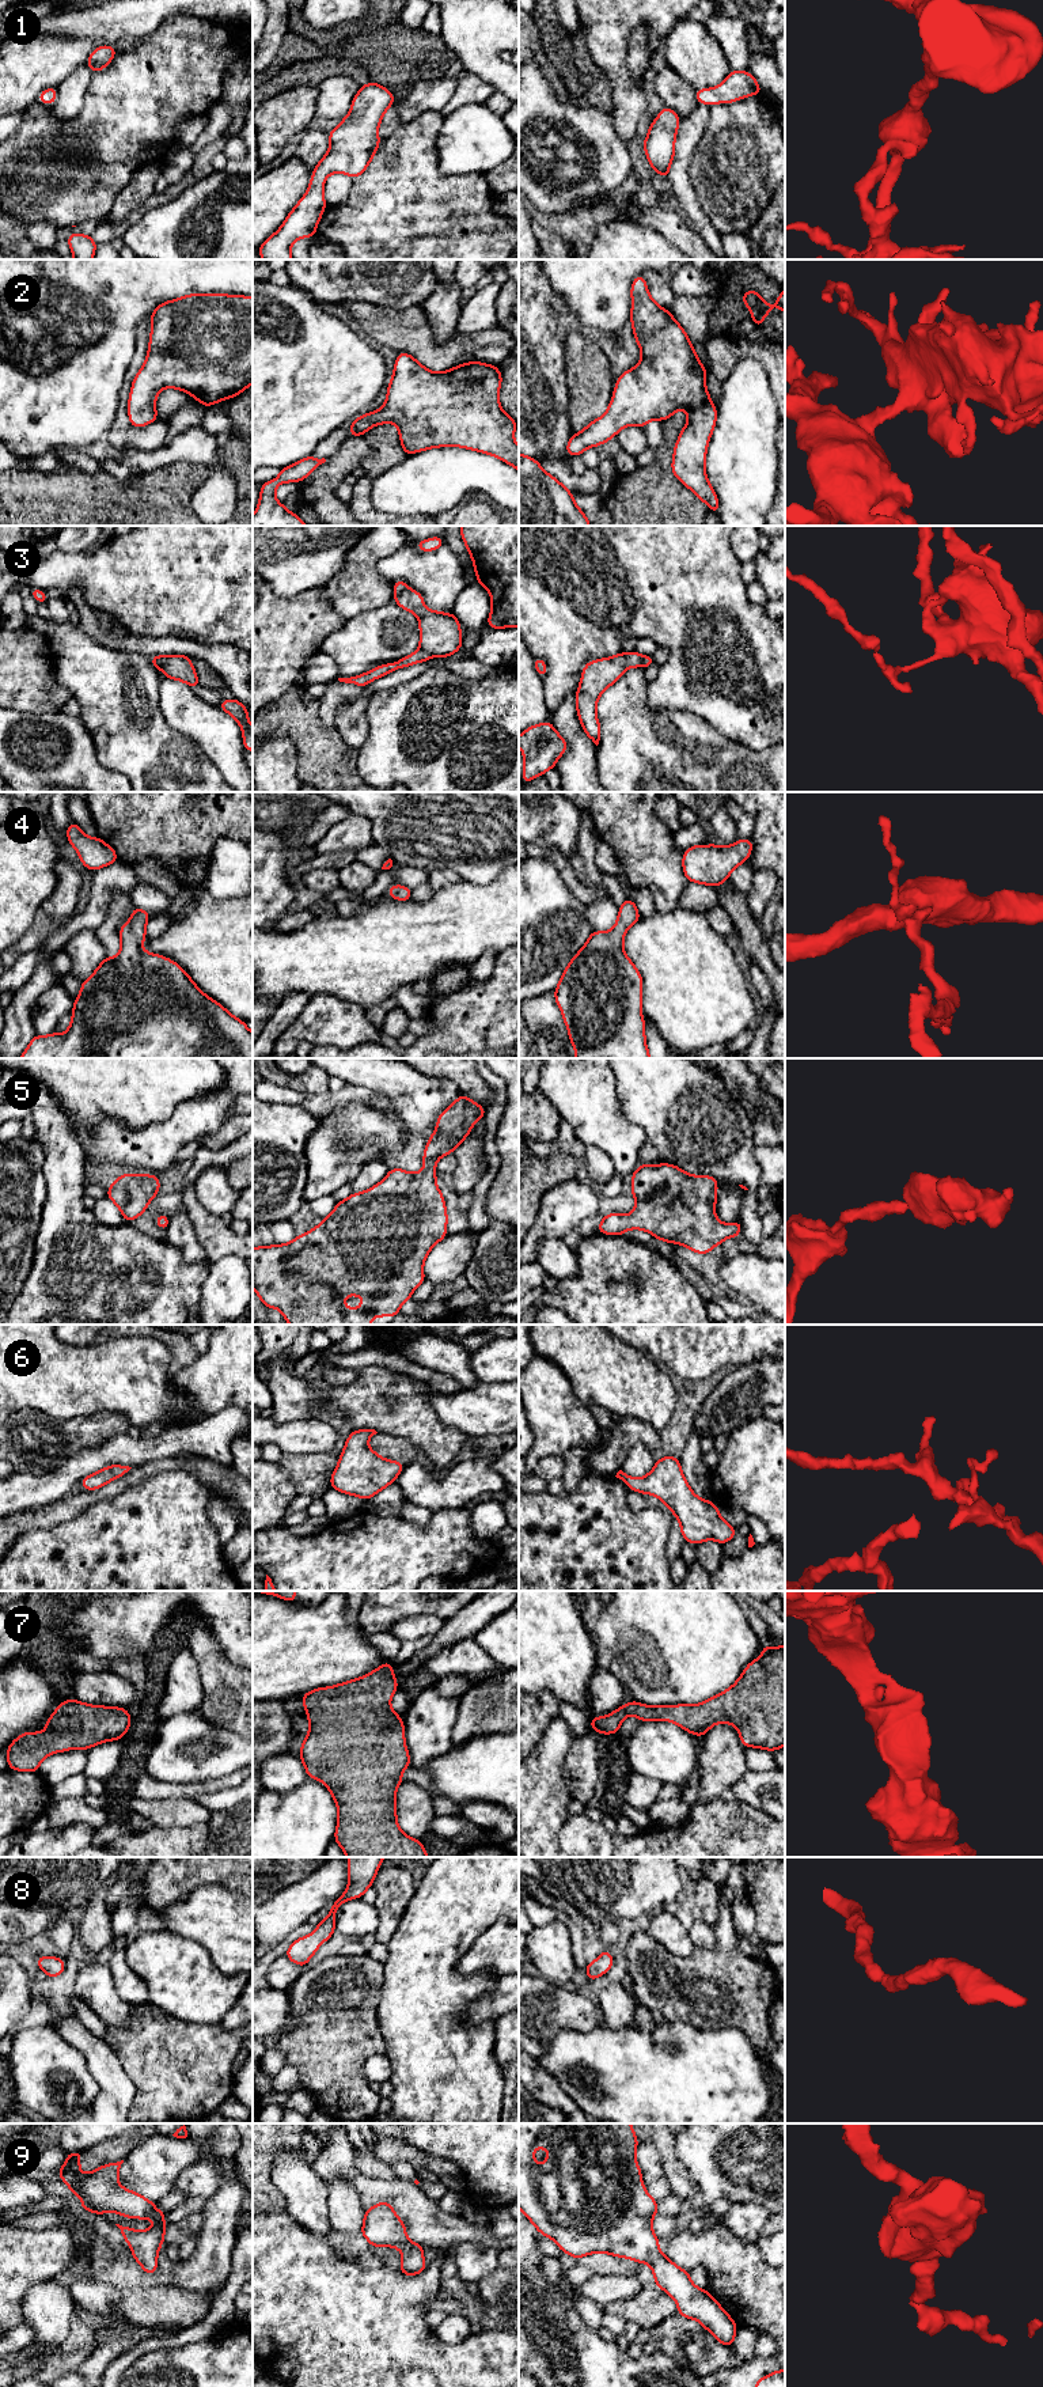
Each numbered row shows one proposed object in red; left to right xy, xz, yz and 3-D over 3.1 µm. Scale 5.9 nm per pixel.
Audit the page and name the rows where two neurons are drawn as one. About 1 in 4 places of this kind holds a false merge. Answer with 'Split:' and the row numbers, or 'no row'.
Split: 3

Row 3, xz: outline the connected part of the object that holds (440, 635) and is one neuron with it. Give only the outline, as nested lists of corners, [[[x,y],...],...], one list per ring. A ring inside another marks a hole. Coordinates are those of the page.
[[[405,580],[394,581],[392,587],[395,603],[418,618],[420,649],[450,658],[462,648],[460,622],[452,613],[428,610],[421,592],[410,590]]]

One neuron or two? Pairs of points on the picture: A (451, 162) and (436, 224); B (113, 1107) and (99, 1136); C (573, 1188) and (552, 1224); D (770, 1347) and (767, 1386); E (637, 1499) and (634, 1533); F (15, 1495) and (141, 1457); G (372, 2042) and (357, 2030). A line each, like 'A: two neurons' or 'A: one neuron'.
A: two neurons
B: two neurons
C: one neuron
D: two neurons
E: two neurons
F: one neuron
G: one neuron

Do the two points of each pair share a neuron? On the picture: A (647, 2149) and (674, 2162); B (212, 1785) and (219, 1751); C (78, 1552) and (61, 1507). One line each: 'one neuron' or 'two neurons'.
A: two neurons
B: two neurons
C: two neurons

